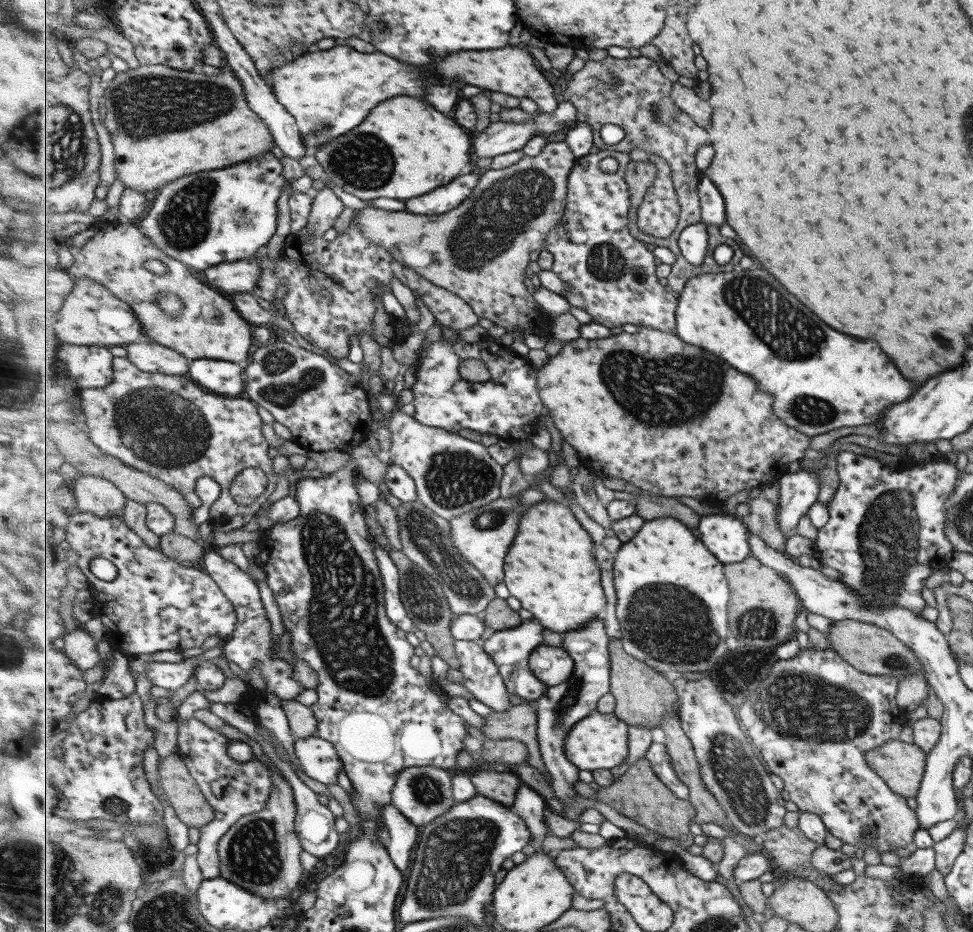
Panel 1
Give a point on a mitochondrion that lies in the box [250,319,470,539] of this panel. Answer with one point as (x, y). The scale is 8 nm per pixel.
(285, 380)

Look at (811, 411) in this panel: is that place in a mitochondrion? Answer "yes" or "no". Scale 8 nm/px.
yes

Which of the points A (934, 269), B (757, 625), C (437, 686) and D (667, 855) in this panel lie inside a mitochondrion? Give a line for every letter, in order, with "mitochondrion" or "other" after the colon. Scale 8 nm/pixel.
A: other
B: mitochondrion
C: other
D: other

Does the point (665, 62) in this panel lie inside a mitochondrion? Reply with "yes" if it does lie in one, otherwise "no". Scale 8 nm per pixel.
no

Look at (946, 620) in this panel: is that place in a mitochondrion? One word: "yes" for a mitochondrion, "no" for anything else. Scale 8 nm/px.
no

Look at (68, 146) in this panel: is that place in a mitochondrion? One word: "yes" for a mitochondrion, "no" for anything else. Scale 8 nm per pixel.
yes

